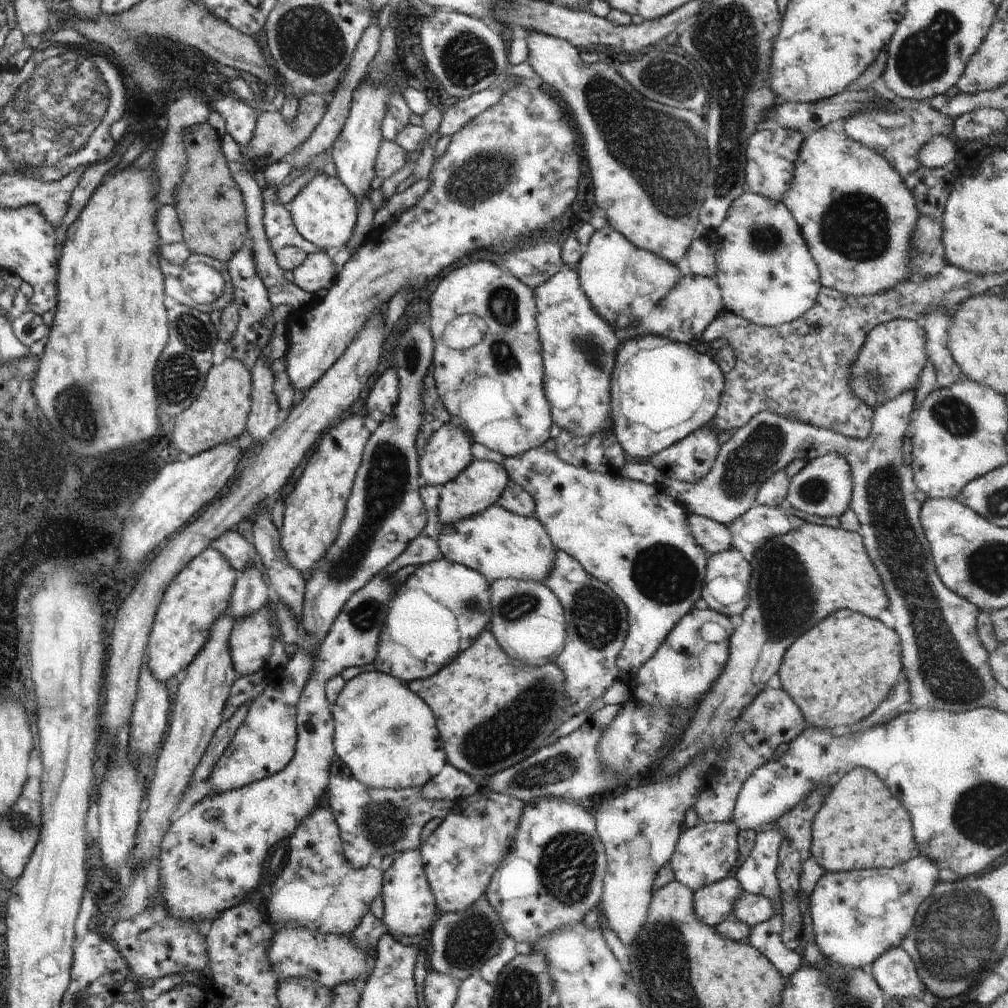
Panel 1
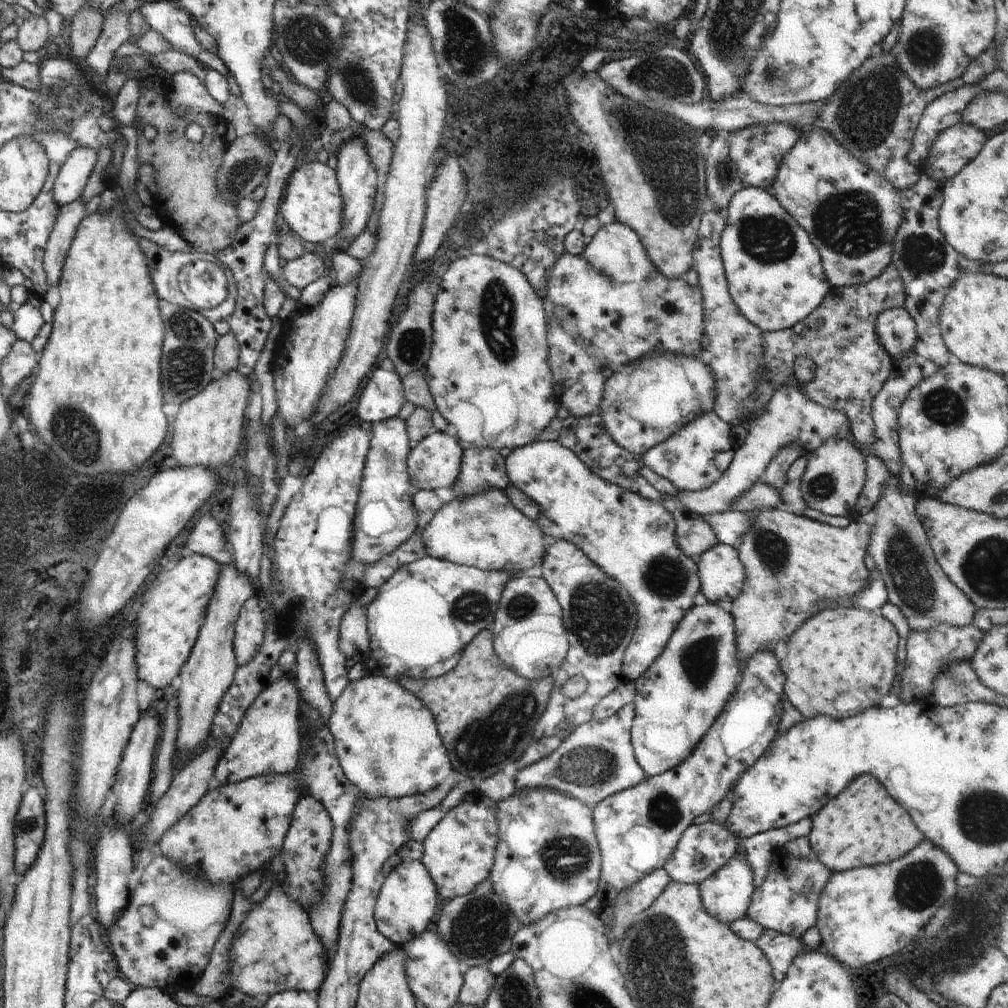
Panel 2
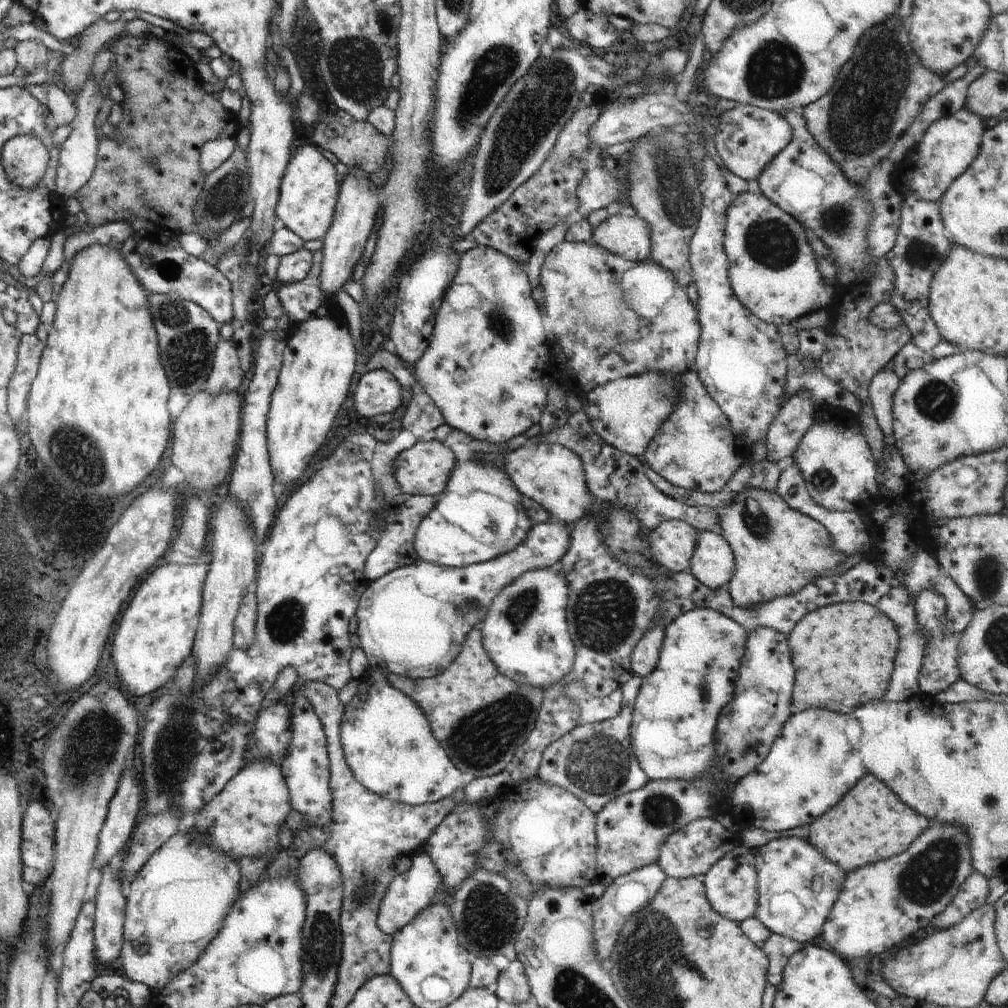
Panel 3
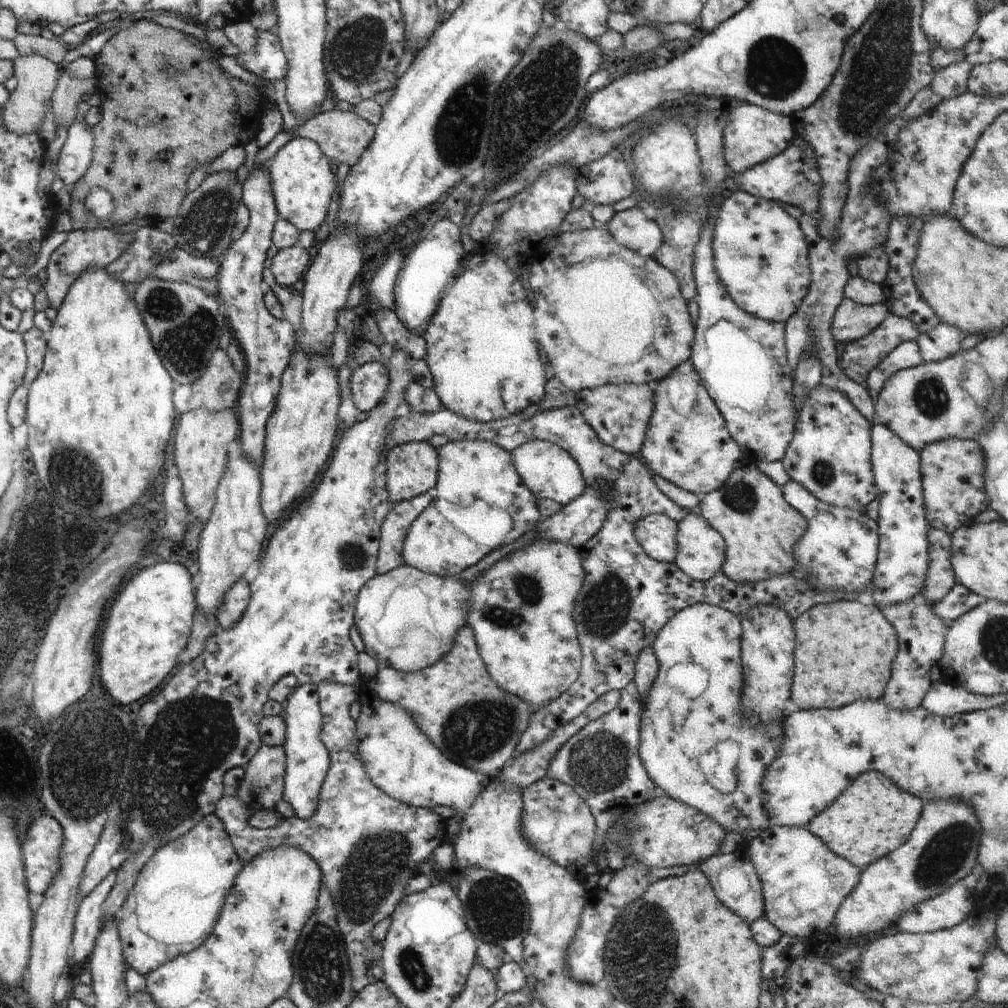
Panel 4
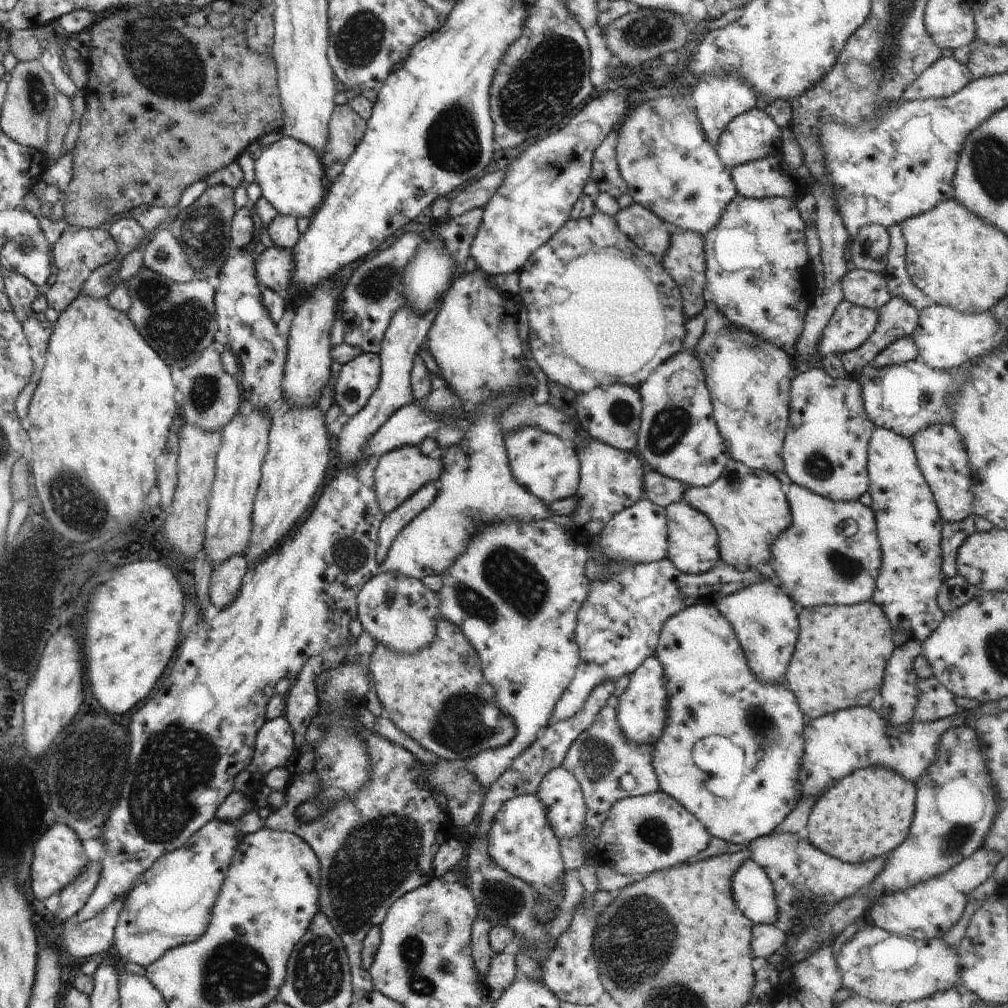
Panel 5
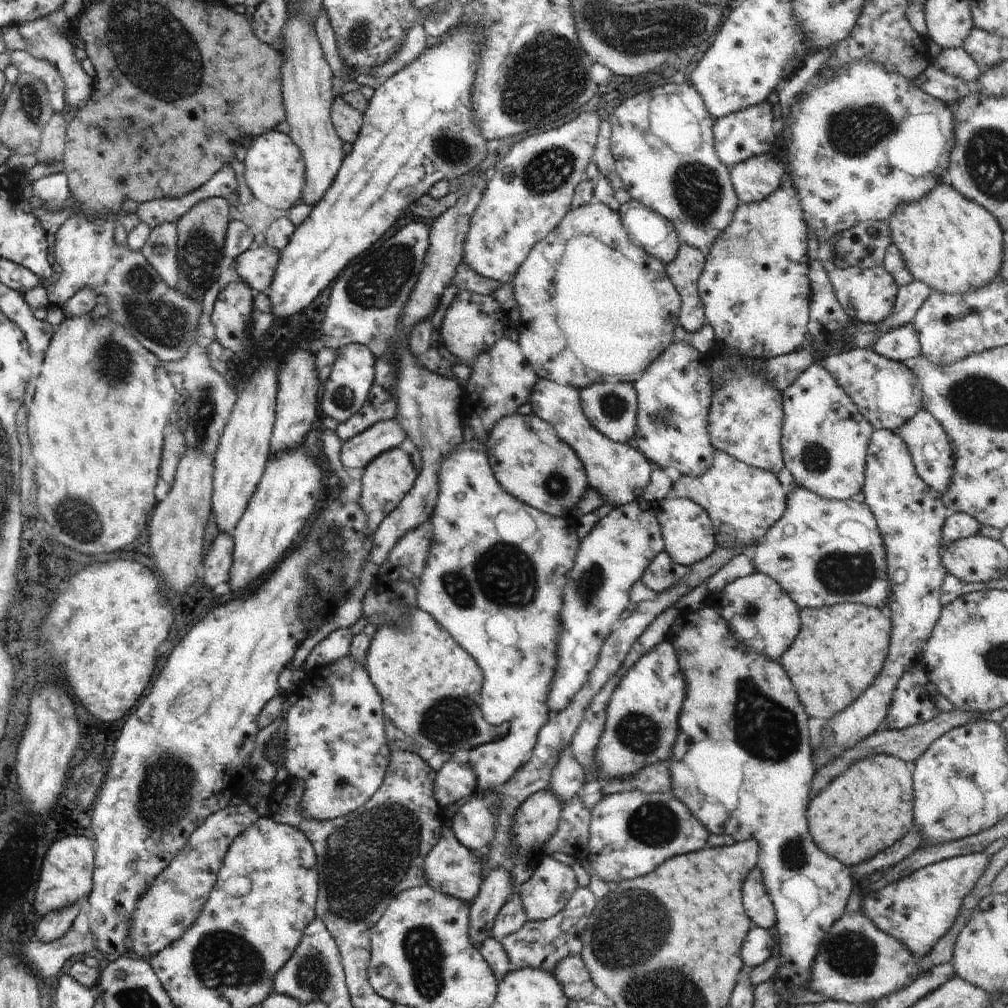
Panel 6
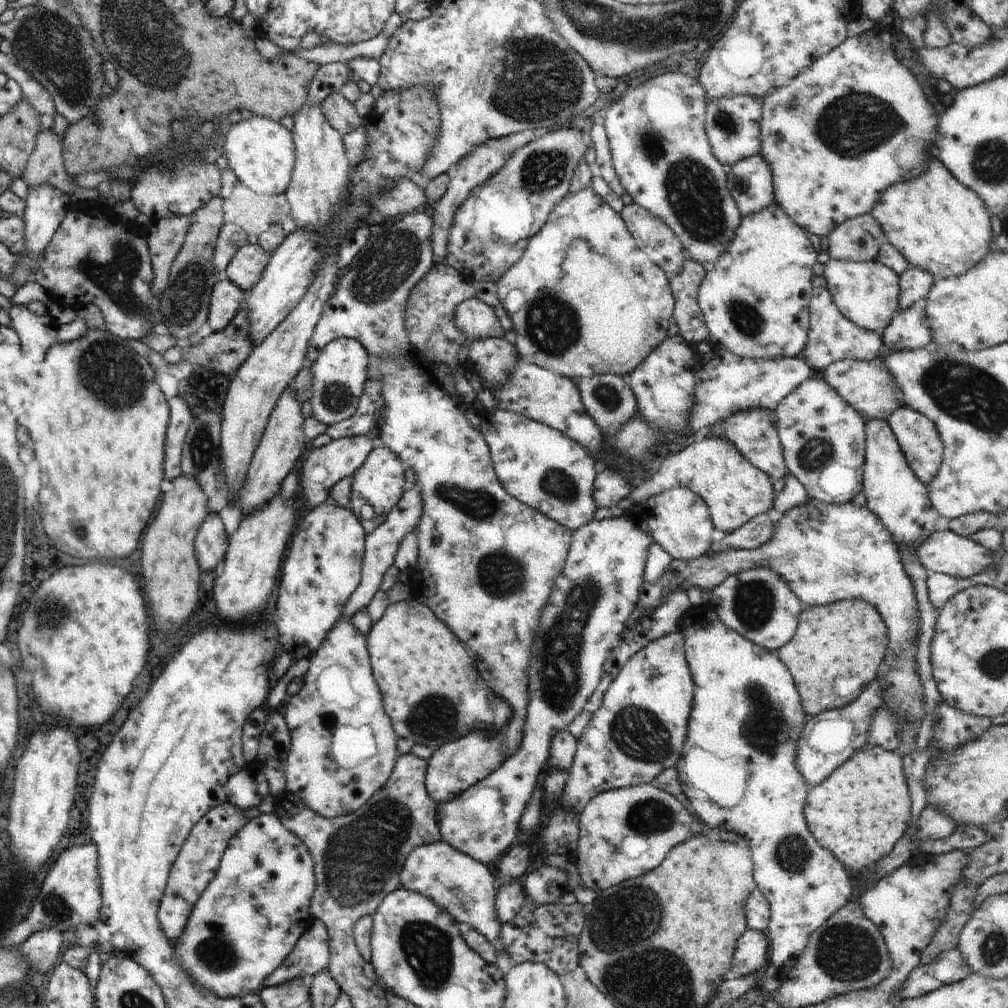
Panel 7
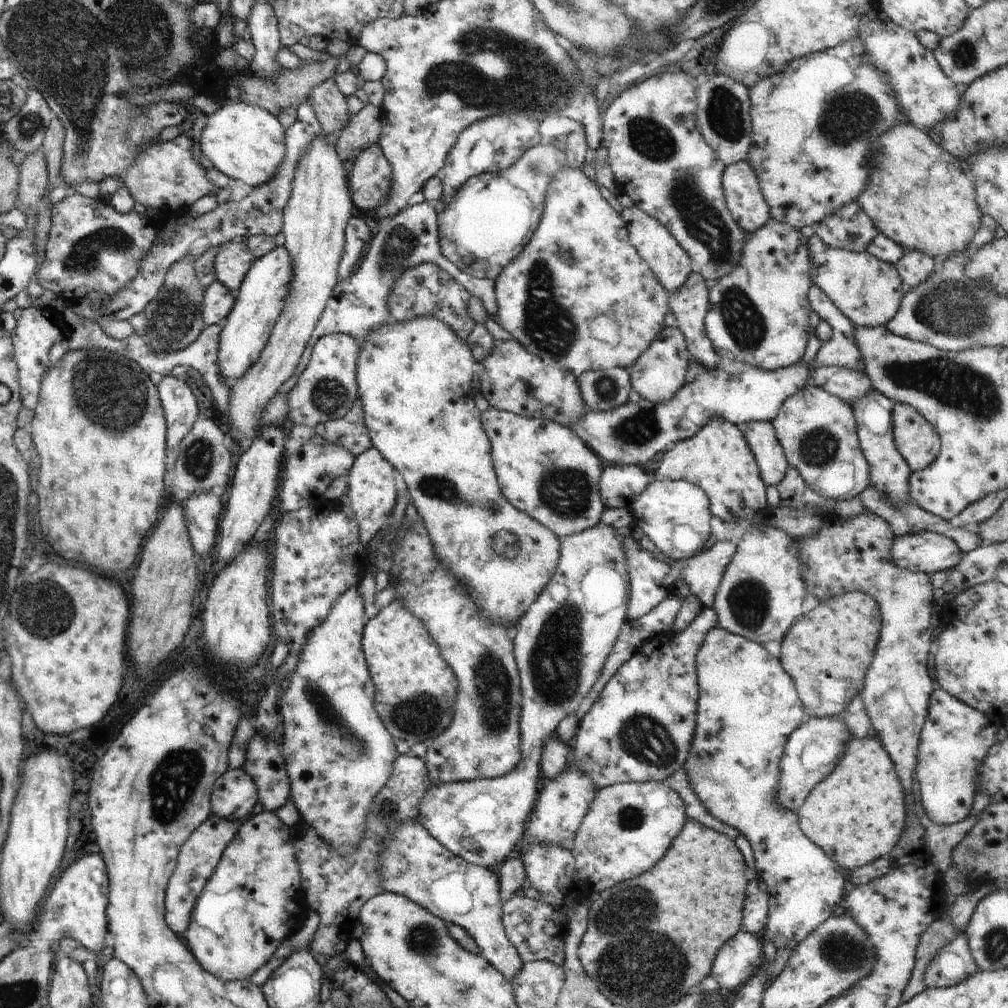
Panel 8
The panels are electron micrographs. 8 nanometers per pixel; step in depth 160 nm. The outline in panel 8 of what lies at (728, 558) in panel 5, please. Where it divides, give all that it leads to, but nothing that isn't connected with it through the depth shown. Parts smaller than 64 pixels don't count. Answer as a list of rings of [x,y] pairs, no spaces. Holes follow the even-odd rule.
[[[718,417],[707,421],[706,426],[693,437],[678,441],[668,448],[652,478],[656,481],[685,480],[699,486],[708,497],[710,514],[724,522],[739,520],[749,524],[768,504],[767,484],[760,476],[745,436],[737,425]]]

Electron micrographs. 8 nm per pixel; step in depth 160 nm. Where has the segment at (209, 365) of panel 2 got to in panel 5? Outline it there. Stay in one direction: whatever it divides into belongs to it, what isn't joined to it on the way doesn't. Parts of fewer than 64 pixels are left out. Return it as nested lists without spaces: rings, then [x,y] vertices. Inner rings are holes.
[[[143,265],[136,272],[124,274],[123,279],[132,299],[132,306],[125,313],[139,336],[172,371],[177,373],[194,364],[198,356],[219,337],[212,286],[206,279],[176,284]]]

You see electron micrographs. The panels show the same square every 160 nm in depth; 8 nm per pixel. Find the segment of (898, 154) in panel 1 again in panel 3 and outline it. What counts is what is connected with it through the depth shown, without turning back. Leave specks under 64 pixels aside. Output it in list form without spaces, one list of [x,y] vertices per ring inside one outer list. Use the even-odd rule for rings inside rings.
[[[898,12],[892,14],[888,20],[872,26],[862,40],[858,42],[858,48],[852,54],[852,60],[844,64],[844,68],[838,70],[838,79],[834,87],[830,88],[825,96],[804,108],[804,121],[806,127],[822,150],[830,156],[850,180],[850,184],[861,184],[868,180],[868,174],[874,166],[878,166],[884,158],[890,154],[898,138],[908,130],[914,118],[920,114],[922,106],[934,94],[938,94],[948,82],[956,82],[968,72],[966,64],[960,64],[944,78],[936,75],[930,68],[926,68],[920,58],[914,54],[914,48],[910,44],[907,22],[898,18]]]

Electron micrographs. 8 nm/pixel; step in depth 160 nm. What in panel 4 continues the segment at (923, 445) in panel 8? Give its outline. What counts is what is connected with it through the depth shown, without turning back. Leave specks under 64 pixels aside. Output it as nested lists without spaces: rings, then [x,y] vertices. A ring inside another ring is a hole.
[[[948,438],[926,444],[919,454],[926,520],[936,530],[952,533],[970,522],[988,506],[984,494],[984,456],[972,439]]]

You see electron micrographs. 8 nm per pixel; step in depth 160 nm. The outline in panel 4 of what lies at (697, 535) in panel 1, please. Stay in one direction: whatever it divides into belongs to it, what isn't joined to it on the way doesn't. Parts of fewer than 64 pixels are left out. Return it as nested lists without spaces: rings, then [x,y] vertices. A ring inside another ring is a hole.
[[[648,514],[632,526],[634,538],[646,556],[654,561],[674,563],[676,558],[676,522],[668,516]]]

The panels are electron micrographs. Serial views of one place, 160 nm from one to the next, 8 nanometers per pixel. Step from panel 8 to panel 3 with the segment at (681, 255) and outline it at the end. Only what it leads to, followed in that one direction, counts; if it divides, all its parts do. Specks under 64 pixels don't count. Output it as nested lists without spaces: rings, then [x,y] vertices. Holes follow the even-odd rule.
[[[626,211],[609,218],[593,228],[591,241],[598,246],[604,246],[608,252],[612,252],[629,262],[644,263],[651,261],[652,240],[650,240],[650,226],[646,220],[638,218]]]

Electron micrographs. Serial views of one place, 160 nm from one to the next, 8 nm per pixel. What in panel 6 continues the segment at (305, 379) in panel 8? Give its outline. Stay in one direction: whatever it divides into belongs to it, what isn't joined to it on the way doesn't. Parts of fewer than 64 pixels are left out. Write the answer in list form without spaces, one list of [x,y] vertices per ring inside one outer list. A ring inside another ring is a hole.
[[[360,343],[343,346],[335,352],[331,373],[328,380],[323,382],[324,390],[318,403],[318,413],[322,417],[330,416],[343,423],[362,408],[375,377],[375,359],[370,349]]]

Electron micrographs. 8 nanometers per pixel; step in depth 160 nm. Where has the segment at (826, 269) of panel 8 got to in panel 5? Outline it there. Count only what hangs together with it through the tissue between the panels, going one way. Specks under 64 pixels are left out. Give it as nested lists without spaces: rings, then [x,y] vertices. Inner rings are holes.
[[[855,269],[842,278],[843,299],[854,306],[880,311],[890,300],[886,278],[881,273]]]

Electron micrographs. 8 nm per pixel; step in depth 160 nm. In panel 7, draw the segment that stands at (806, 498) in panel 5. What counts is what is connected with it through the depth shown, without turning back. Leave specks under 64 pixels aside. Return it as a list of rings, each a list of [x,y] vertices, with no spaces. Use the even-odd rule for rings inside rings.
[[[810,497],[809,502],[780,514],[770,540],[758,548],[726,549],[689,561],[672,560],[658,584],[646,580],[642,583],[635,609],[642,612],[656,610],[661,596],[674,585],[688,583],[712,591],[730,575],[754,567],[764,567],[780,575],[798,600],[808,607],[844,599],[862,599],[875,606],[887,626],[889,638],[885,656],[887,669],[880,676],[883,682],[882,707],[890,707],[893,715],[898,715],[903,722],[898,753],[903,757],[916,751],[917,726],[925,715],[923,690],[915,661],[919,630],[917,598],[912,579],[902,565],[900,550],[884,523],[866,506],[854,502],[829,505]]]

